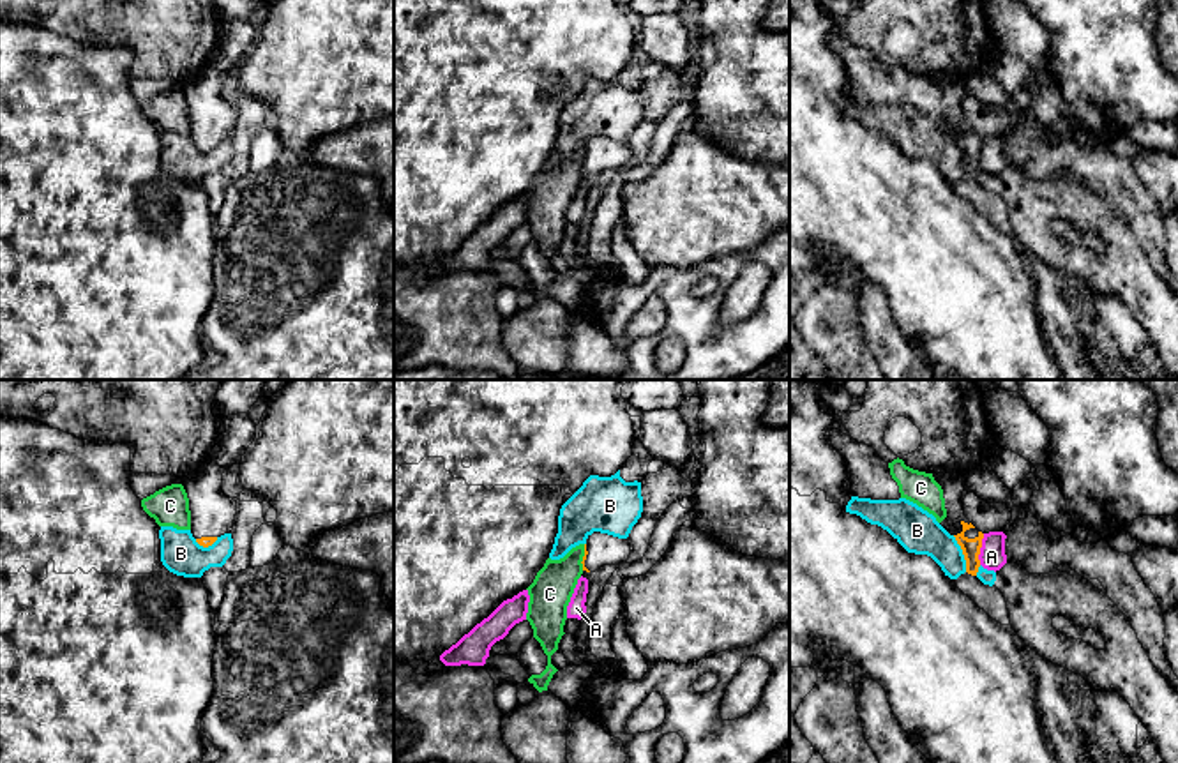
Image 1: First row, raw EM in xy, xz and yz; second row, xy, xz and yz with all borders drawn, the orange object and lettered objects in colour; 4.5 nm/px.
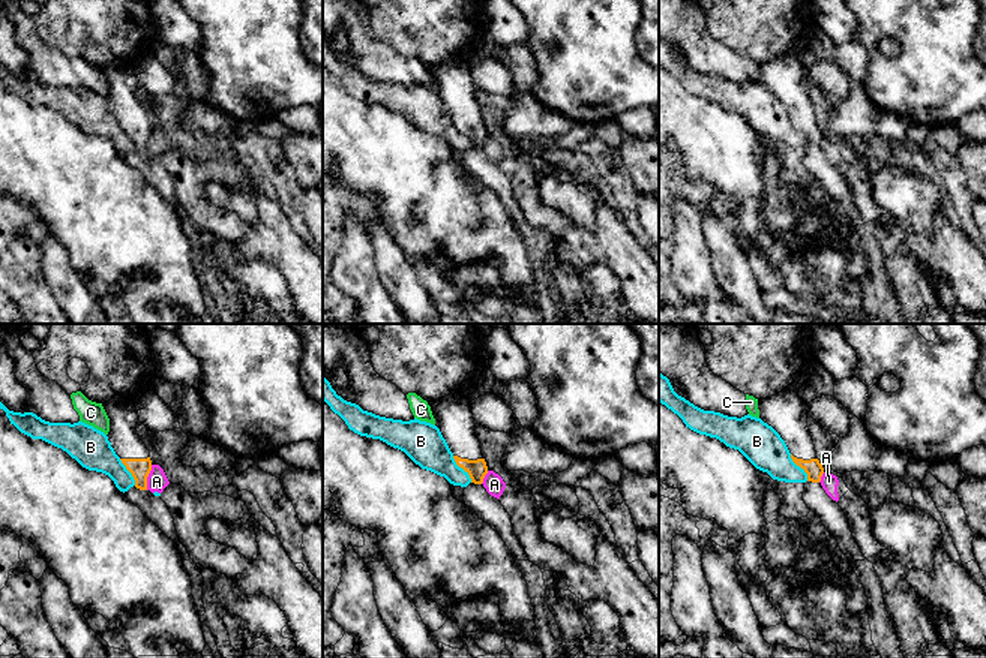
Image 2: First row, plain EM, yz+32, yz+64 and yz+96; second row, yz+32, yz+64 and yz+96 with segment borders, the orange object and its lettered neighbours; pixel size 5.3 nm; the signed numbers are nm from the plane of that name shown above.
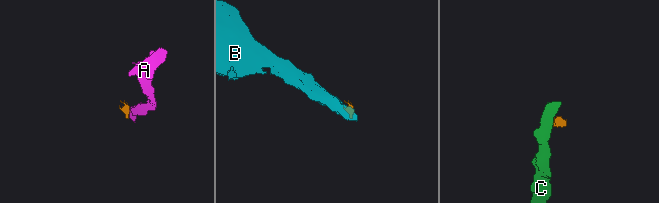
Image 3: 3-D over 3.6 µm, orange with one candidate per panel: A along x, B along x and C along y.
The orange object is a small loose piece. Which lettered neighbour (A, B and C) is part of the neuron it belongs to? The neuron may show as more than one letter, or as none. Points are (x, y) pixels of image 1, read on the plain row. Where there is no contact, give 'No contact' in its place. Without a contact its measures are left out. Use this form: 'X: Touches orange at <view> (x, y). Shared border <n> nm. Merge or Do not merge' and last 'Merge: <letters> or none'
A: Touches orange at yz (979, 154). Shared border 150 nm. Do not merge
B: Touches orange at yz (963, 158). Shared border 180 nm. Do not merge
C: Touches orange at xz (583, 161). Shared border 120 nm. Do not merge
Merge: none

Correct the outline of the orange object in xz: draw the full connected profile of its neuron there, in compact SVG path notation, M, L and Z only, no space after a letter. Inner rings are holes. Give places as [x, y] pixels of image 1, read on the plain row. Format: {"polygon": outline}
{"polygon": "M593 136L585 148L583 175L595 177L604 170L627 168L631 148L608 138Z"}

